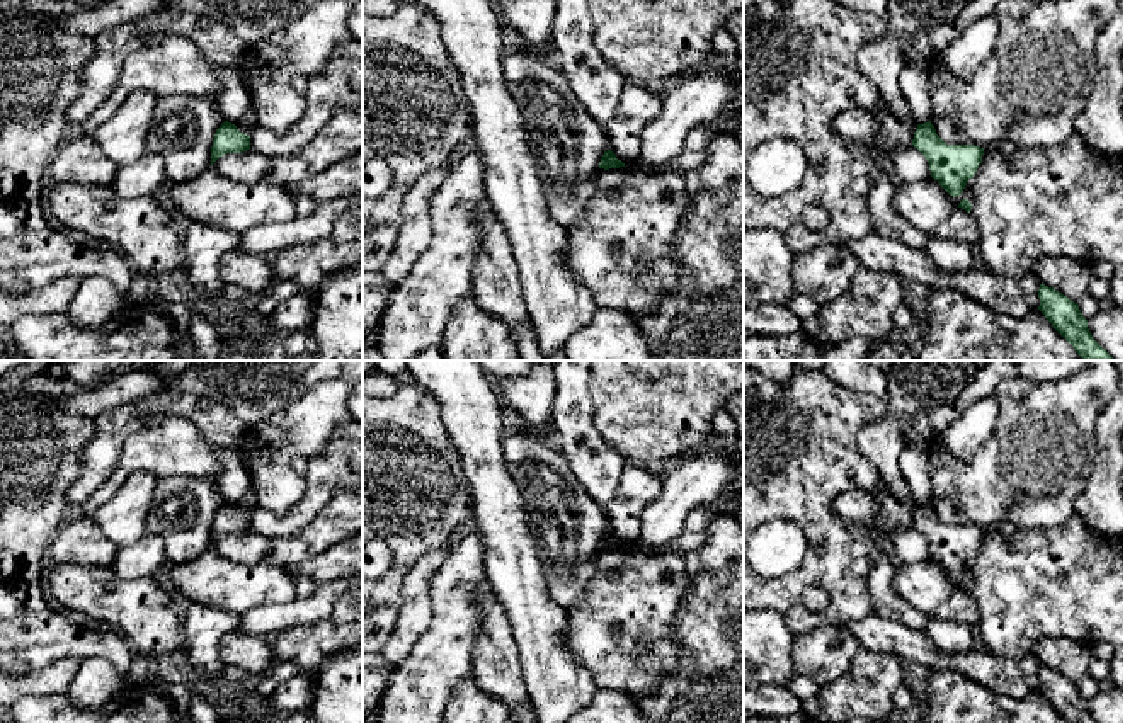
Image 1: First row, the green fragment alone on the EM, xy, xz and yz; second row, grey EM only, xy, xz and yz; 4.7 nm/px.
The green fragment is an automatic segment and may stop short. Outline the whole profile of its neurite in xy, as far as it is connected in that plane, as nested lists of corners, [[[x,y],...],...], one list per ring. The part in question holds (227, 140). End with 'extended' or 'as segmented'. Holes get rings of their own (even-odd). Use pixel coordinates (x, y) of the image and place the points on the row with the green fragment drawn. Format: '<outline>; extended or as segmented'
[[[225,121],[214,134],[211,146],[211,165],[226,153],[242,153],[250,150],[250,136],[240,133],[235,124]]]; as segmented

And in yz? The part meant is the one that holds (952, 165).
[[[931,121],[917,124],[912,146],[928,160],[931,177],[953,197],[963,192],[984,155],[984,148],[975,145],[946,145]]]; as segmented

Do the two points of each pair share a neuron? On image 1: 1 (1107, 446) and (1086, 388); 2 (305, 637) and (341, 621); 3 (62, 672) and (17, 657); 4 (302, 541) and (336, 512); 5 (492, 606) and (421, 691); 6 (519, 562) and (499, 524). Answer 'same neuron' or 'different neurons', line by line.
1: different neurons
2: same neuron
3: different neurons
4: same neuron
5: different neurons
6: same neuron

